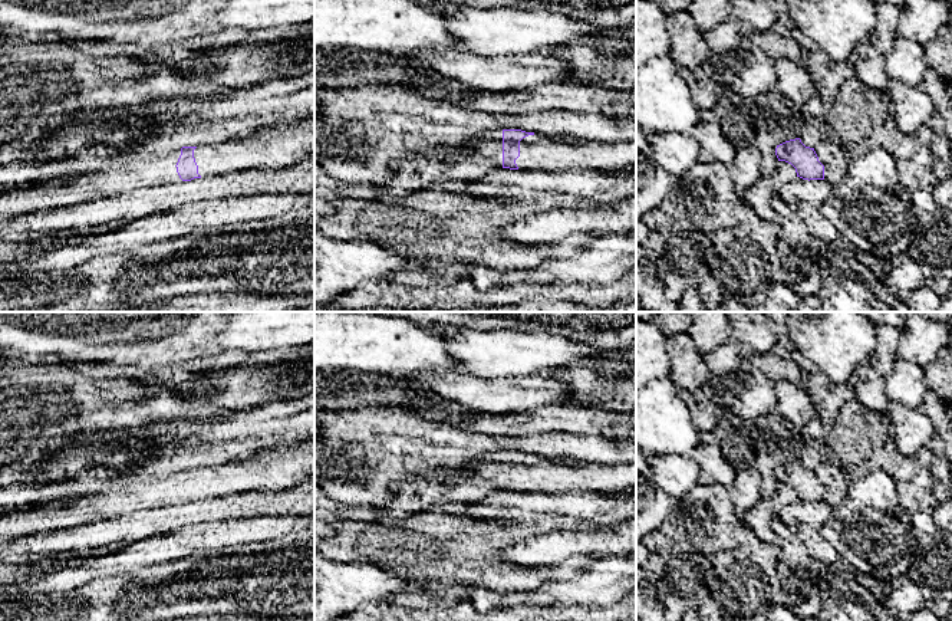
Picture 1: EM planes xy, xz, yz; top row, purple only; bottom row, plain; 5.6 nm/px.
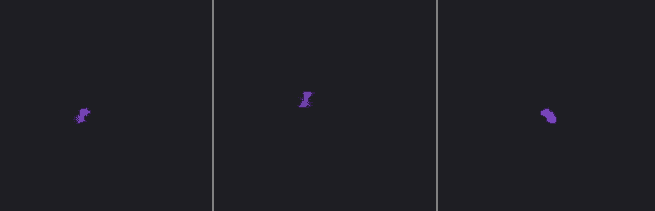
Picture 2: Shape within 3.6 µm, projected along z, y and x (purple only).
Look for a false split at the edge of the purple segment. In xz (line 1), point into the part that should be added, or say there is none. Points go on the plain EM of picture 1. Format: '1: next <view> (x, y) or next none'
1: next xz (540, 475)

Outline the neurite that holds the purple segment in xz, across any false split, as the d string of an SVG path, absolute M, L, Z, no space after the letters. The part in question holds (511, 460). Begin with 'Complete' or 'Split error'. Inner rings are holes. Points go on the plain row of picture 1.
Split error. M503 451L503 490L566 493L590 490L619 493L636 489L636 461L560 464L534 454Z

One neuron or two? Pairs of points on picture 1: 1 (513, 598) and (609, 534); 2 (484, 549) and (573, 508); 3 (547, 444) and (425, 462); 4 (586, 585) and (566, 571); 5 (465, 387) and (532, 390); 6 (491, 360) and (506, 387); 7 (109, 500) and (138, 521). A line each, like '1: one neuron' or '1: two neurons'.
1: two neurons
2: two neurons
3: one neuron
4: two neurons
5: one neuron
6: two neurons
7: two neurons

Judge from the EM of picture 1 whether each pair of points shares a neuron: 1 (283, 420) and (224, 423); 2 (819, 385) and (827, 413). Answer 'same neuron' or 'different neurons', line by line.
1: same neuron
2: same neuron

